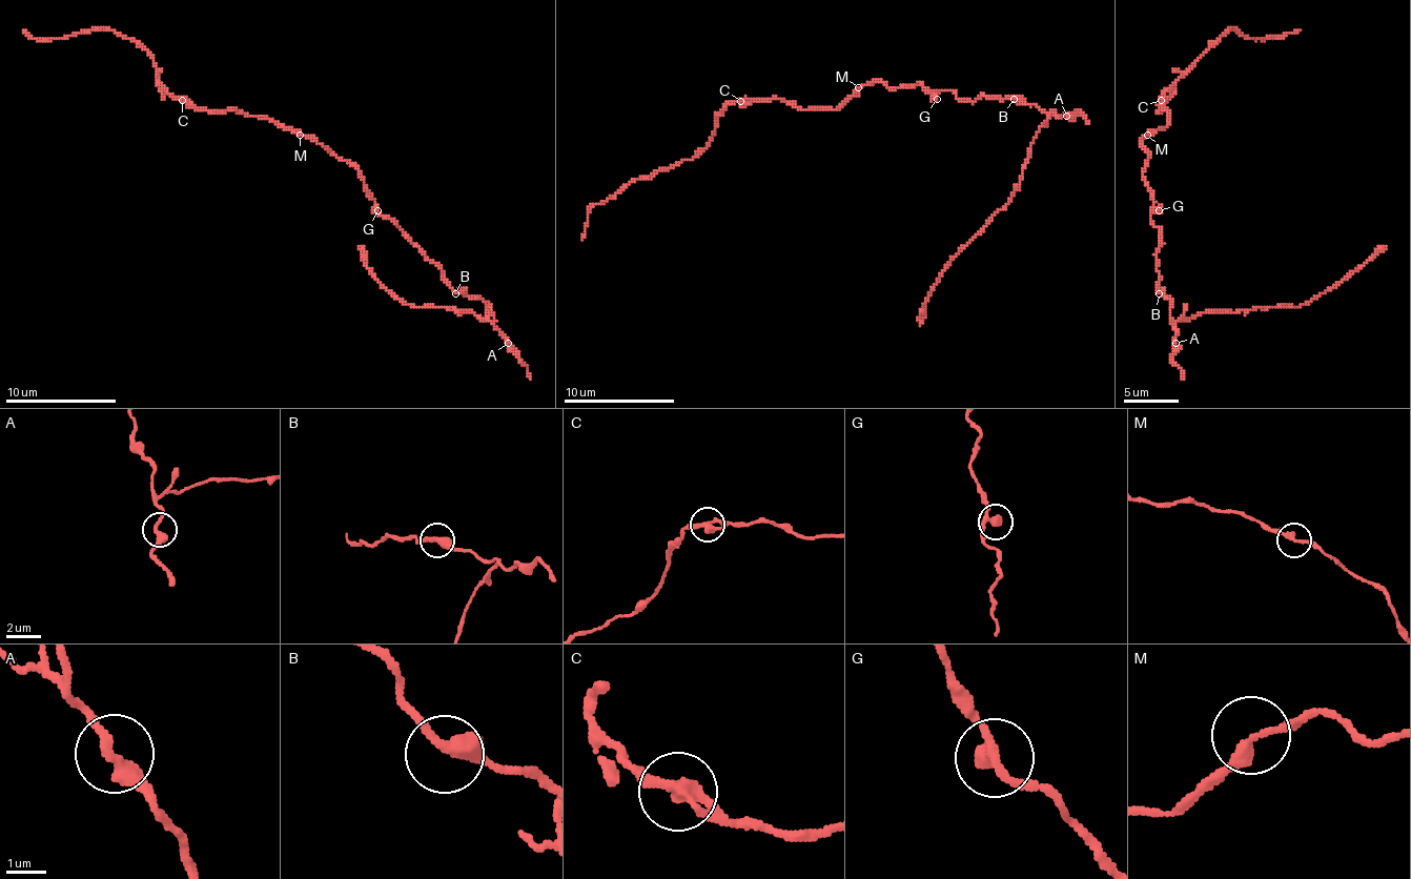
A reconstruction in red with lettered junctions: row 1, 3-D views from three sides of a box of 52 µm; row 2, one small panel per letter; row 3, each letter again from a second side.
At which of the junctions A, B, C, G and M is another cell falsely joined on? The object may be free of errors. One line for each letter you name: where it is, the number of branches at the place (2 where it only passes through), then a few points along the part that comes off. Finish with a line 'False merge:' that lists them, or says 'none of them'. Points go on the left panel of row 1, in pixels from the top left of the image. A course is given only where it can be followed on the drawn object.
False merge: none of them

